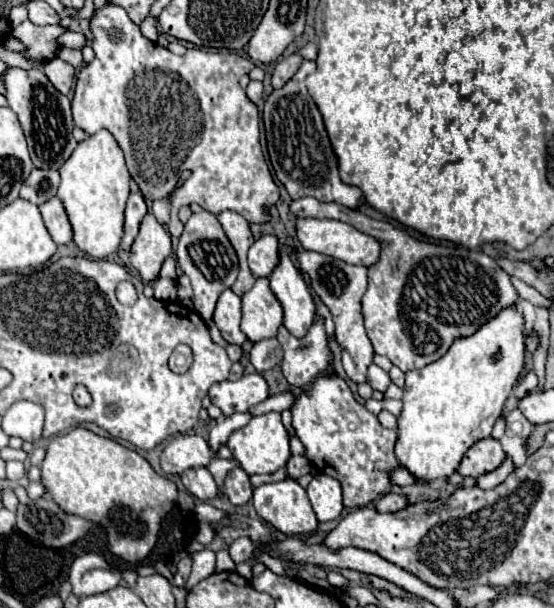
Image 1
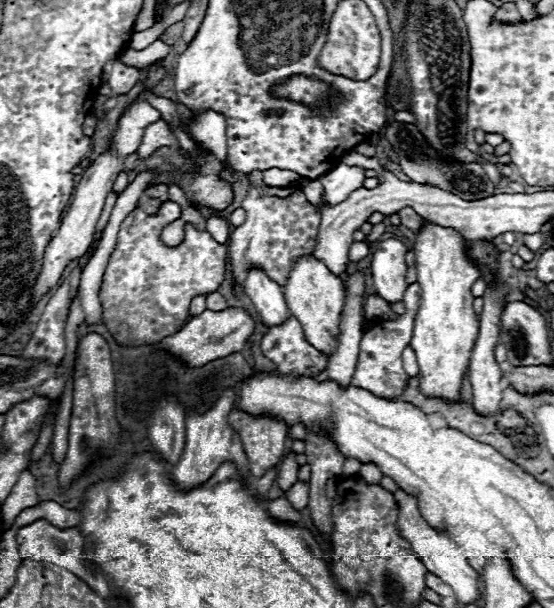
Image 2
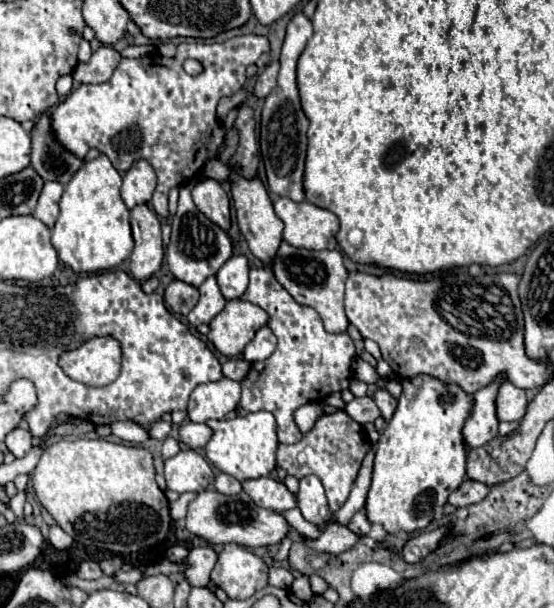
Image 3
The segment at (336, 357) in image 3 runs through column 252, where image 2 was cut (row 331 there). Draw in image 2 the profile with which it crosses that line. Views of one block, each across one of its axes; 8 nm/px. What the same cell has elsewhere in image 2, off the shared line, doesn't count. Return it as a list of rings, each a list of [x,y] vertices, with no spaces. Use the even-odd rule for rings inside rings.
[[[410,284],[406,288],[406,296],[404,296],[406,312],[402,316],[398,316],[396,320],[372,320],[364,328],[364,336],[362,336],[362,342],[360,342],[360,356],[358,356],[356,372],[352,376],[352,386],[364,388],[370,394],[374,394],[378,398],[386,398],[386,400],[392,400],[392,398],[398,396],[396,389],[404,390],[410,376],[402,368],[402,350],[410,342],[414,316],[418,312],[418,302],[420,302],[420,286]],[[290,314],[280,326],[266,332],[262,340],[262,352],[276,364],[280,374],[316,376],[324,370],[324,354],[308,344],[302,324]],[[390,381],[392,384],[390,384]],[[392,385],[396,388],[392,388]]]

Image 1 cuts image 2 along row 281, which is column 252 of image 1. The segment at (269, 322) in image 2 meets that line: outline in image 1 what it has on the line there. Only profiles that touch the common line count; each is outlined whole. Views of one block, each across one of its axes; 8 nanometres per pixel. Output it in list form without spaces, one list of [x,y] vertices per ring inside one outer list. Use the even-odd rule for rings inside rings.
[[[266,234],[252,244],[248,252],[248,264],[256,278],[270,276],[278,266],[278,262],[280,262],[280,244],[276,234]]]

